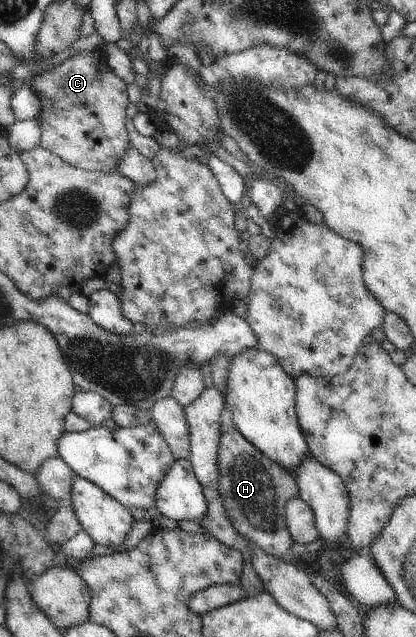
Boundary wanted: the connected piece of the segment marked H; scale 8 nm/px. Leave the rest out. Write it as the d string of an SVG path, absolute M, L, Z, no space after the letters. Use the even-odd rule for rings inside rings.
M229 411L221 414L221 438L219 442L219 480L215 486L222 496L225 512L232 526L248 539L253 546L275 557L289 558L293 556L293 540L287 530L285 506L291 498L299 497L299 488L295 477L281 464L261 456L261 452L243 438L235 428Z

